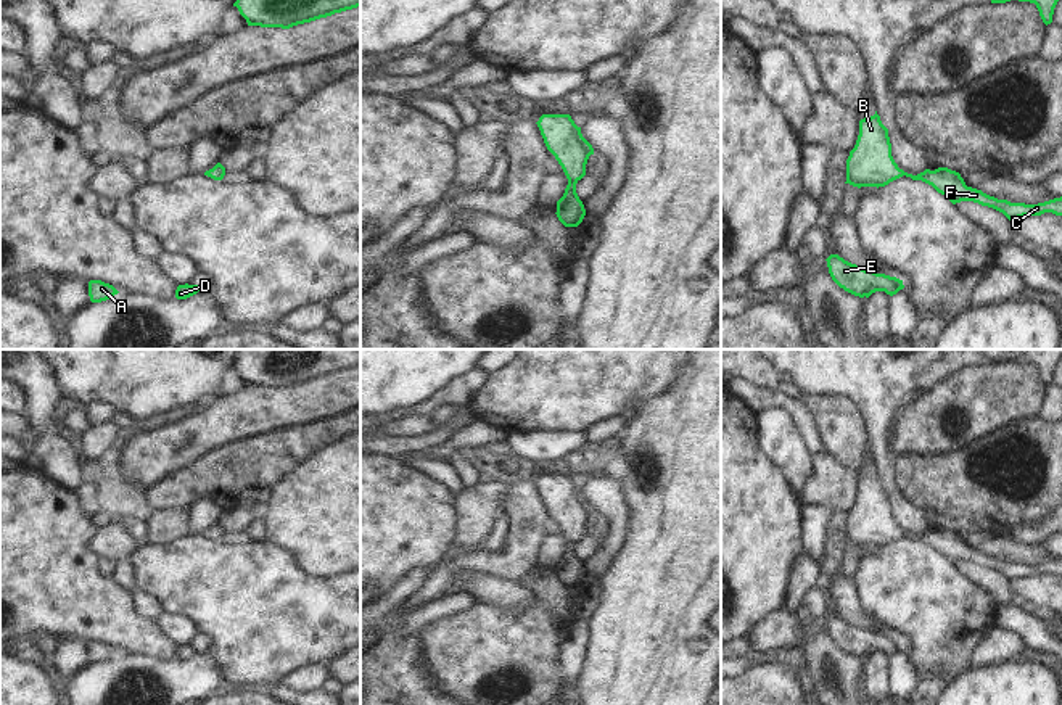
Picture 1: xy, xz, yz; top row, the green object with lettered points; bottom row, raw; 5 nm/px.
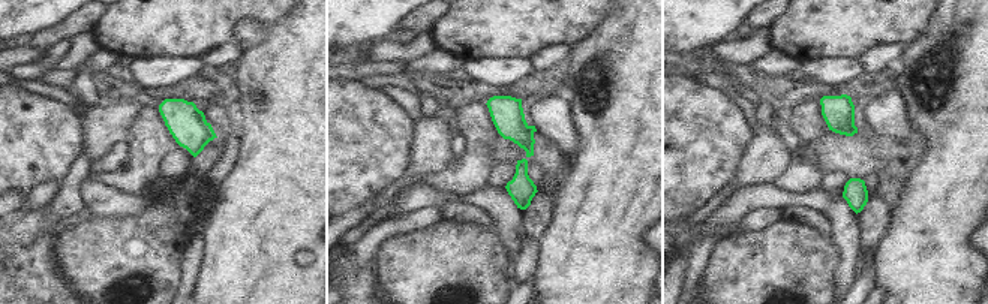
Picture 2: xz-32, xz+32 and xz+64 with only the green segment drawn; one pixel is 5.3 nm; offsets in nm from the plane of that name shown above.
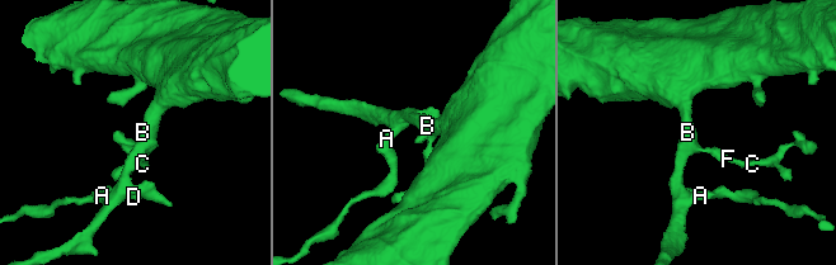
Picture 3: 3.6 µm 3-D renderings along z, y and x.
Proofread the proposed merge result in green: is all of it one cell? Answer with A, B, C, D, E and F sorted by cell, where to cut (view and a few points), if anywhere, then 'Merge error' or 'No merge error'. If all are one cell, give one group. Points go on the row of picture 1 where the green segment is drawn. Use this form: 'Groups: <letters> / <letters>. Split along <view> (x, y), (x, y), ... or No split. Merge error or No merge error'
Groups: A B C D E F. No split. No merge error

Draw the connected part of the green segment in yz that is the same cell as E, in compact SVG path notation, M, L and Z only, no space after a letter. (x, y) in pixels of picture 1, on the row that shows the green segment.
M830 254L825 261L832 280L854 296L869 298L875 291L885 291L893 296L904 288L903 280L866 270L861 266L845 261L838 254Z

